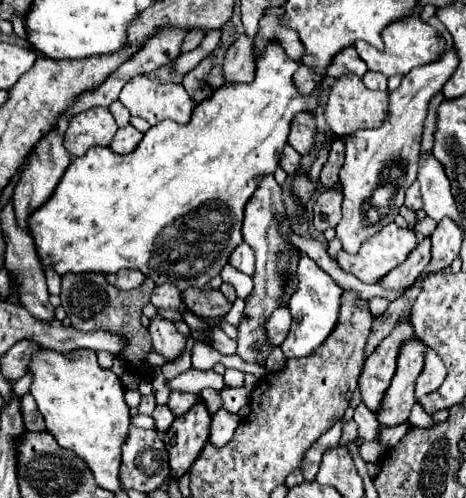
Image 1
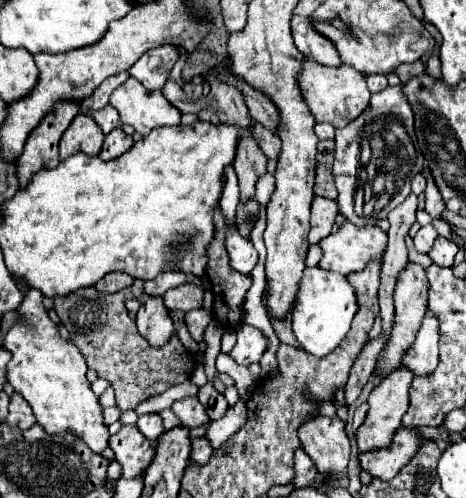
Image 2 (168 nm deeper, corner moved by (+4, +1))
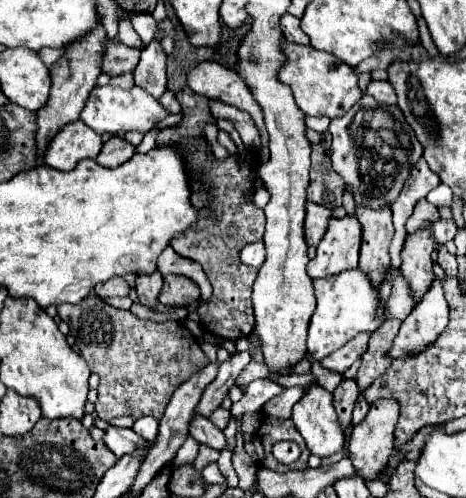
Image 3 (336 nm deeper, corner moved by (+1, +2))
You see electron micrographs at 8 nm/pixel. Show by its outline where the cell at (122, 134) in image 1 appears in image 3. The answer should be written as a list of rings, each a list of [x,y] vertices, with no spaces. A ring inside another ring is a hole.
[[[112,136],[108,142],[104,142],[104,146],[102,146],[96,162],[102,164],[102,166],[106,166],[106,168],[116,168],[122,162],[130,160],[134,152],[136,152],[136,148],[130,142],[126,142],[120,136]]]

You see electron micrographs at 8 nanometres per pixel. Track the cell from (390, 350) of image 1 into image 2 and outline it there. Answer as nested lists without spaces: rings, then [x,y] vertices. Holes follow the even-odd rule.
[[[407,263],[405,269],[399,273],[397,277],[397,285],[395,285],[395,325],[393,325],[393,333],[389,343],[385,345],[377,367],[379,367],[379,375],[385,377],[385,373],[395,371],[401,367],[401,357],[403,353],[409,349],[409,345],[415,339],[415,331],[419,329],[423,315],[427,311],[427,277],[425,277],[425,269],[419,263]]]

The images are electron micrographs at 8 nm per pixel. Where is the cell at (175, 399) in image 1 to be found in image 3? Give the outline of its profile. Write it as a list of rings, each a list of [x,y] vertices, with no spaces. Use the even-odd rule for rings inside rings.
[[[196,416],[190,424],[190,436],[194,436],[200,444],[206,444],[210,448],[218,448],[222,450],[226,444],[226,438],[222,434],[220,428],[216,428],[210,418],[206,416]]]

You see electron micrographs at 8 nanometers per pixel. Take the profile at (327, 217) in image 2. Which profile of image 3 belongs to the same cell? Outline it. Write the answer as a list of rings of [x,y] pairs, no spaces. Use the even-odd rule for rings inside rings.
[[[308,202],[308,206],[306,206],[306,240],[310,246],[318,246],[318,242],[322,240],[322,236],[328,230],[330,218],[332,218],[332,212],[326,206]]]

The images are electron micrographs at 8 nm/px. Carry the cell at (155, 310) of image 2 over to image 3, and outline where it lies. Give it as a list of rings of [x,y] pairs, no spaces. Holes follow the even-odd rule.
[[[154,272],[154,274],[140,274],[138,280],[136,280],[136,292],[138,292],[138,300],[142,306],[154,310],[160,302],[158,302],[158,296],[162,292],[162,284],[164,284],[164,278]]]

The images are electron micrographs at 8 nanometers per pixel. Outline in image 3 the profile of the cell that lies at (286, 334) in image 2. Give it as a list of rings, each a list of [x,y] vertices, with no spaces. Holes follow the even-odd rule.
[[[306,354],[304,356],[306,360],[310,360],[310,374],[314,374],[316,376],[316,380],[318,380],[318,384],[322,386],[322,388],[326,388],[326,390],[334,390],[340,382],[342,382],[342,374],[338,374],[338,372],[334,372],[334,370],[326,370],[318,360],[314,360],[310,354]]]

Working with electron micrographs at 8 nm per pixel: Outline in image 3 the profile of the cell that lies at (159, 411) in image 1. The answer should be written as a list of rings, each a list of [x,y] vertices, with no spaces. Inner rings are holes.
[[[144,416],[144,418],[136,420],[132,428],[136,430],[136,434],[140,434],[144,440],[150,442],[150,440],[154,440],[156,434],[158,434],[158,420],[156,420],[154,416]]]

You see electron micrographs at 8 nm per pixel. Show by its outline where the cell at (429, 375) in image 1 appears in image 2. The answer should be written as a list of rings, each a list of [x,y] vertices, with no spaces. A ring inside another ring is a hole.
[[[427,311],[415,341],[401,359],[401,365],[411,369],[415,375],[429,375],[439,361],[437,343],[439,343],[439,321],[435,319],[435,315],[431,315],[431,311]]]

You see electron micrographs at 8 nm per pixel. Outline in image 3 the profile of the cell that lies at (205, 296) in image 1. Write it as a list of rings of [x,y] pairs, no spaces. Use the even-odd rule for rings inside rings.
[[[166,276],[164,288],[160,294],[160,302],[166,306],[190,306],[200,300],[200,290],[190,278],[182,276]]]

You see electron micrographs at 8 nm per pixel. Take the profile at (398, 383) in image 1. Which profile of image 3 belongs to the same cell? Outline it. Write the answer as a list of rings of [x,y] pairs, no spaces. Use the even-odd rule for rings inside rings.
[[[380,398],[376,402],[372,402],[370,412],[366,414],[366,418],[358,426],[354,426],[348,450],[350,450],[350,460],[354,462],[358,474],[364,480],[378,478],[378,474],[388,464],[388,458],[390,458],[390,454],[394,450],[394,430],[396,430],[398,418],[400,418],[398,414],[400,414],[400,404],[394,398],[388,398],[388,400]]]

